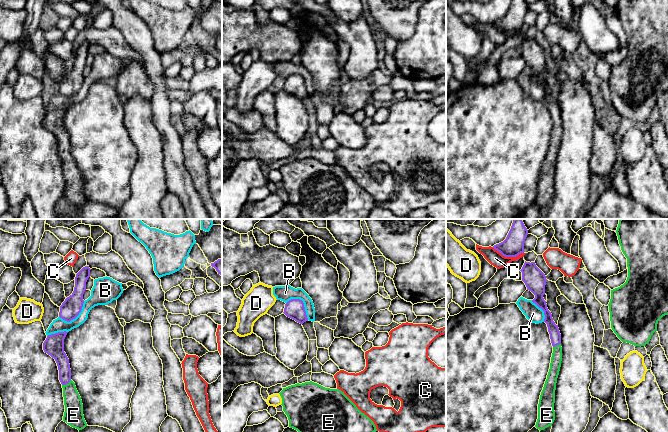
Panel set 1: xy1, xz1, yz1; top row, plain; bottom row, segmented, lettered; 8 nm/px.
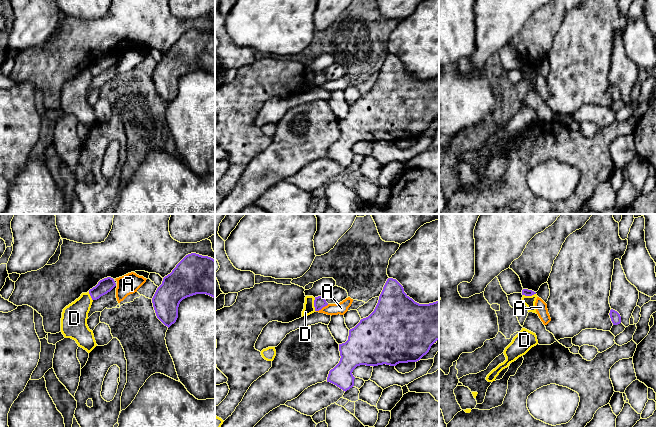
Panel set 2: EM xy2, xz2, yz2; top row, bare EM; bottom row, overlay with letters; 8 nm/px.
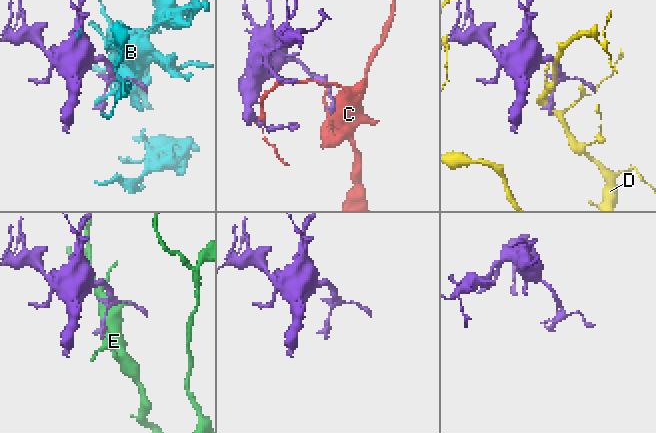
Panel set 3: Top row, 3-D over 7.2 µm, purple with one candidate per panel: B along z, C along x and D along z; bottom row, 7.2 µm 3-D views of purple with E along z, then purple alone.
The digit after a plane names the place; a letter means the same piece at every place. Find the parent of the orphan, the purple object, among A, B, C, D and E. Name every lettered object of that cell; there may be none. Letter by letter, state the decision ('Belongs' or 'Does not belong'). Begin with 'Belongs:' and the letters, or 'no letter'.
Belongs: E
A: Does not belong
B: Does not belong
C: Does not belong
D: Does not belong
E: Belongs

